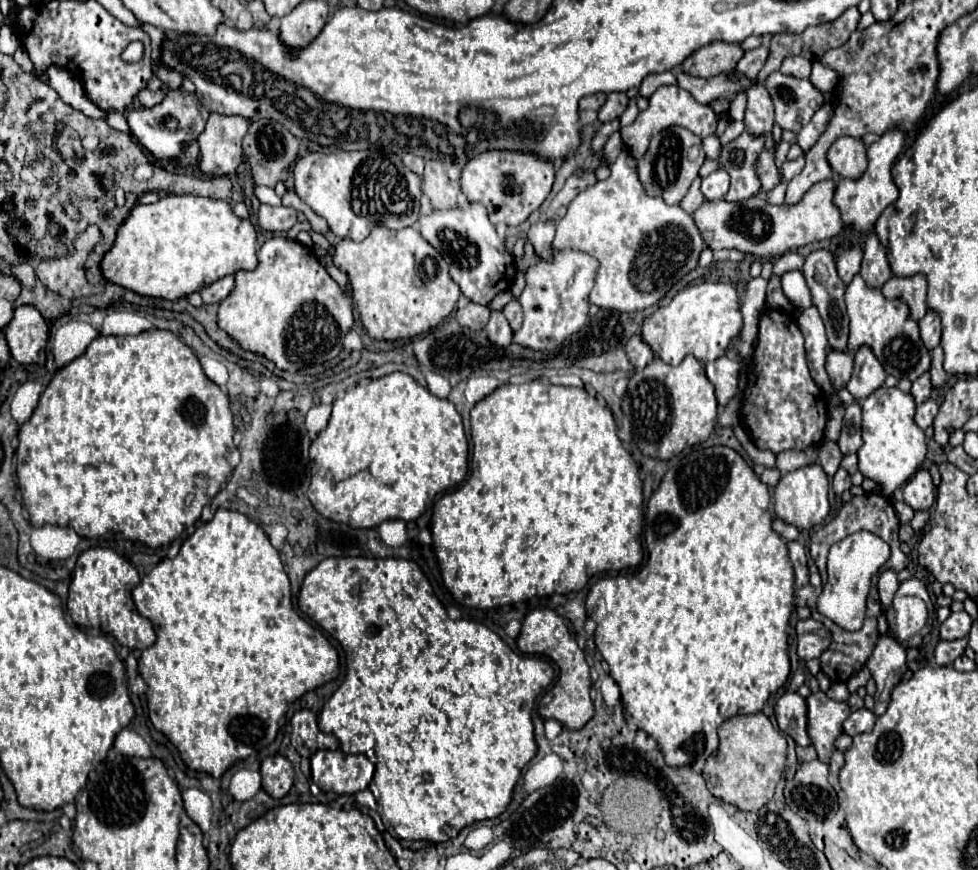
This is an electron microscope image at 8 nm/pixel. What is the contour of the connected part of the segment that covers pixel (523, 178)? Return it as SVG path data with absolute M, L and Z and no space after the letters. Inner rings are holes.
M483 151L467 161L461 173L461 189L469 201L479 201L487 207L489 219L505 225L523 223L551 191L555 177L553 163L533 153L521 151Z

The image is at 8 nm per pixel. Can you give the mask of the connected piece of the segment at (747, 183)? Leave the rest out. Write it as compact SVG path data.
M741 133L731 143L723 145L717 159L705 159L699 175L707 177L717 169L723 169L731 175L731 189L725 195L725 201L741 201L757 195L757 175L755 163L761 153L765 139L757 139L749 133Z

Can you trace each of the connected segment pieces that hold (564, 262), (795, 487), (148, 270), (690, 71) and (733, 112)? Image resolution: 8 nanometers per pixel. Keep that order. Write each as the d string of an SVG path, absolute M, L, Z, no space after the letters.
M551 249L553 259L545 261L541 255L539 261L525 271L525 289L517 297L523 305L523 327L515 333L513 341L525 345L535 351L555 349L569 335L577 333L589 319L589 293L595 285L595 275L599 269L599 261L581 251Z
M813 463L813 465L807 465L807 467L799 467L795 471L789 471L781 477L781 481L777 483L777 487L773 491L775 515L779 519L783 519L785 523L791 523L799 529L811 529L811 527L823 523L823 519L829 513L827 491L829 491L829 479L827 479L821 465Z
M163 195L153 205L135 205L127 221L119 227L115 245L105 253L101 271L107 281L123 285L139 295L179 299L193 291L201 291L209 283L237 273L241 269L253 271L257 261L257 229L249 219L241 219L233 213L233 205L221 199L197 197L197 195Z
M715 41L689 55L681 63L681 69L683 73L693 77L715 77L721 71L731 71L737 65L737 59L741 59L741 55L743 49L739 45Z
M741 91L739 93L739 101L733 101L730 105L729 114L733 120L743 120L747 105L747 93Z

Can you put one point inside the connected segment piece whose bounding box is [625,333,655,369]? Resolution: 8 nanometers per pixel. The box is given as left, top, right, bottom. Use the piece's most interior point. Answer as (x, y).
(640, 353)

